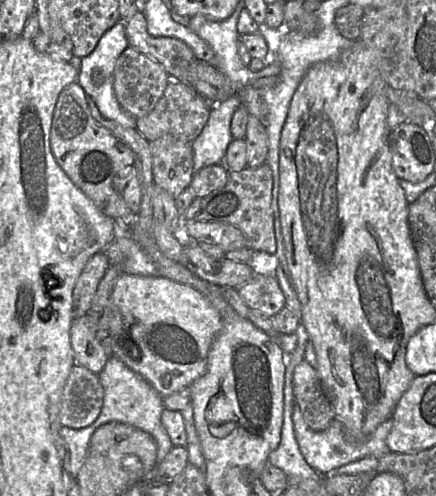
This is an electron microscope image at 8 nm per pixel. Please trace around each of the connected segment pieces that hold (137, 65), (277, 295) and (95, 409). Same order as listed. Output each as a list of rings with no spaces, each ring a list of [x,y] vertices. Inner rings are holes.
[[[130,46],[120,54],[113,70],[113,88],[117,101],[135,118],[145,116],[155,107],[168,82],[172,80],[159,62]]]
[[[255,274],[251,280],[237,288],[244,302],[252,309],[272,317],[285,307],[285,298],[279,282],[274,276]]]
[[[75,364],[66,380],[60,408],[60,423],[70,428],[84,428],[99,416],[104,389],[98,374]]]

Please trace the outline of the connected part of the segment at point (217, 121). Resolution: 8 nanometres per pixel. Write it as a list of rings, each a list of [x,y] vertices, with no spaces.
[[[238,95],[211,103],[209,119],[202,132],[191,143],[194,172],[213,164],[224,164],[227,147],[233,139],[230,125],[236,108],[241,104]]]

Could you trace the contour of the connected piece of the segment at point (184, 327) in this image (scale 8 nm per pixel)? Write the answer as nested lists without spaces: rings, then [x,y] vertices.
[[[122,273],[116,281],[110,303],[99,318],[97,337],[110,357],[120,359],[164,397],[189,388],[206,372],[210,349],[222,327],[221,313],[195,288],[162,276]]]

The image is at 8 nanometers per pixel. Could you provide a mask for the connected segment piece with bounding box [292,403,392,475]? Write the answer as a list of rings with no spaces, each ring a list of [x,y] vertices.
[[[296,403],[293,409],[292,422],[295,438],[303,458],[315,471],[323,475],[331,474],[341,466],[369,456],[380,458],[390,451],[386,445],[386,437],[392,427],[391,418],[382,422],[371,435],[364,439],[347,439],[343,425],[336,419],[327,429],[313,431],[307,425]]]

